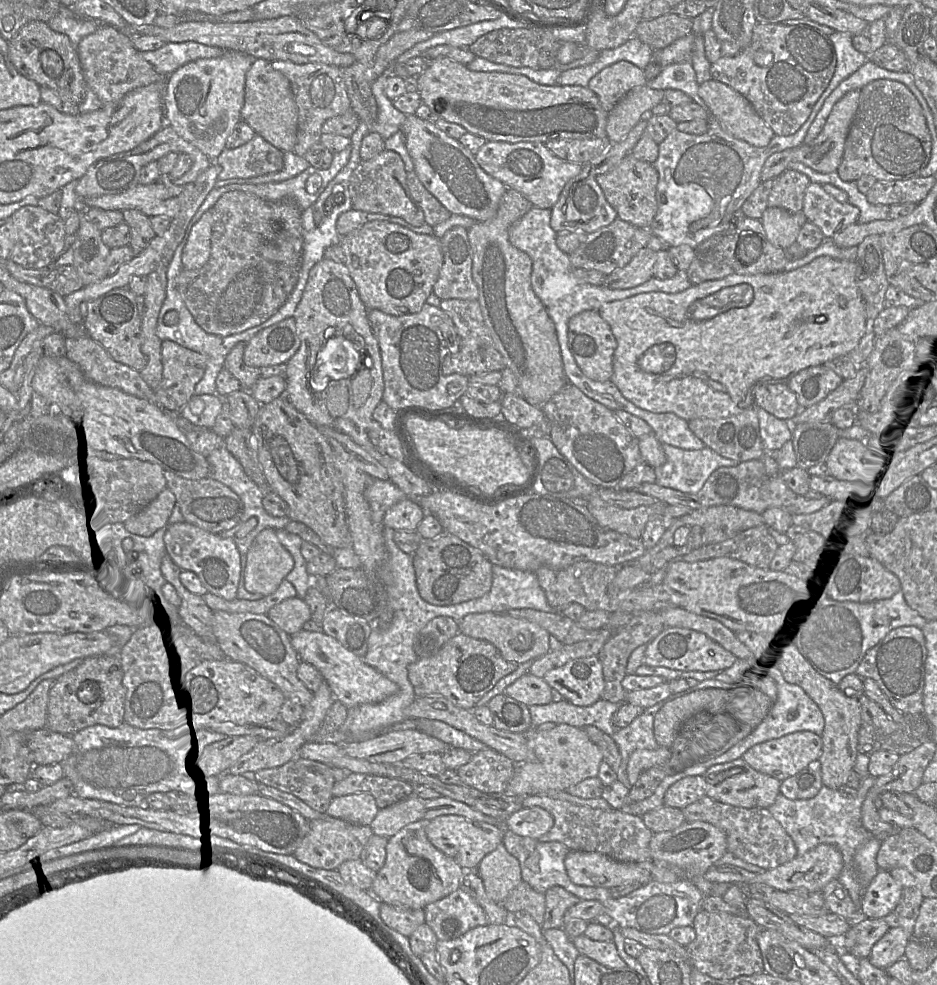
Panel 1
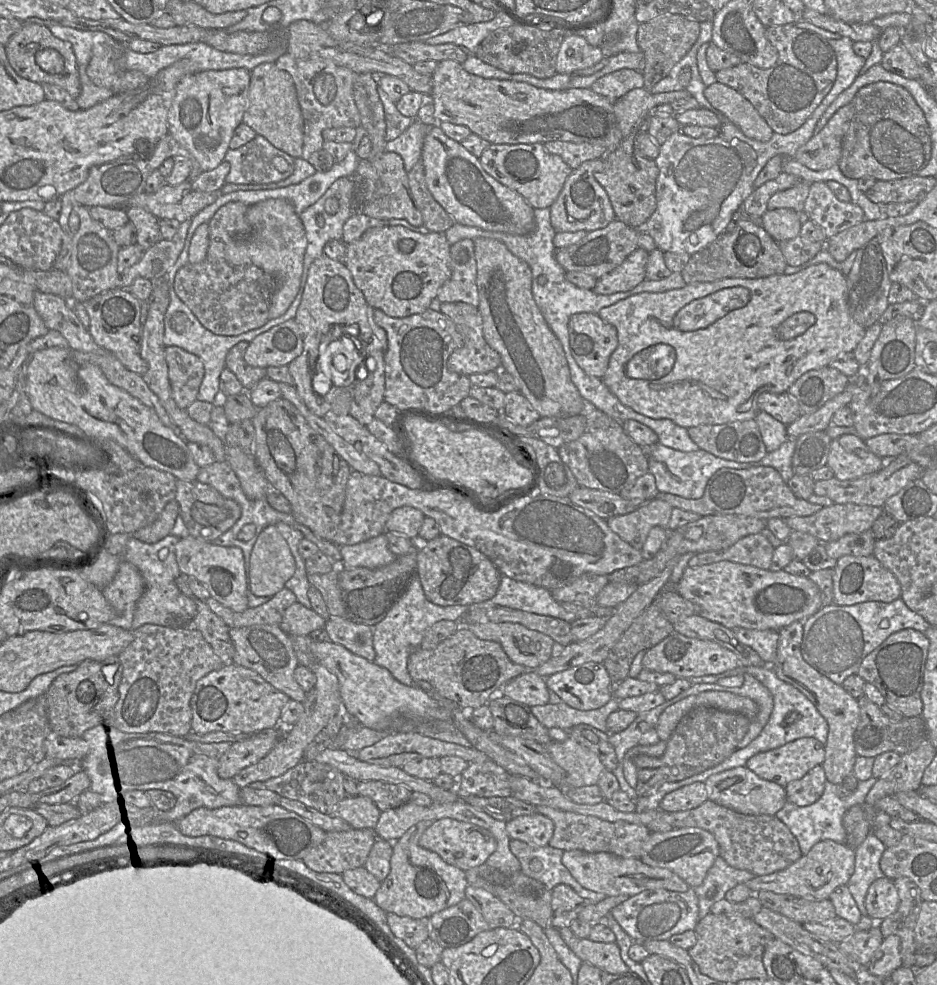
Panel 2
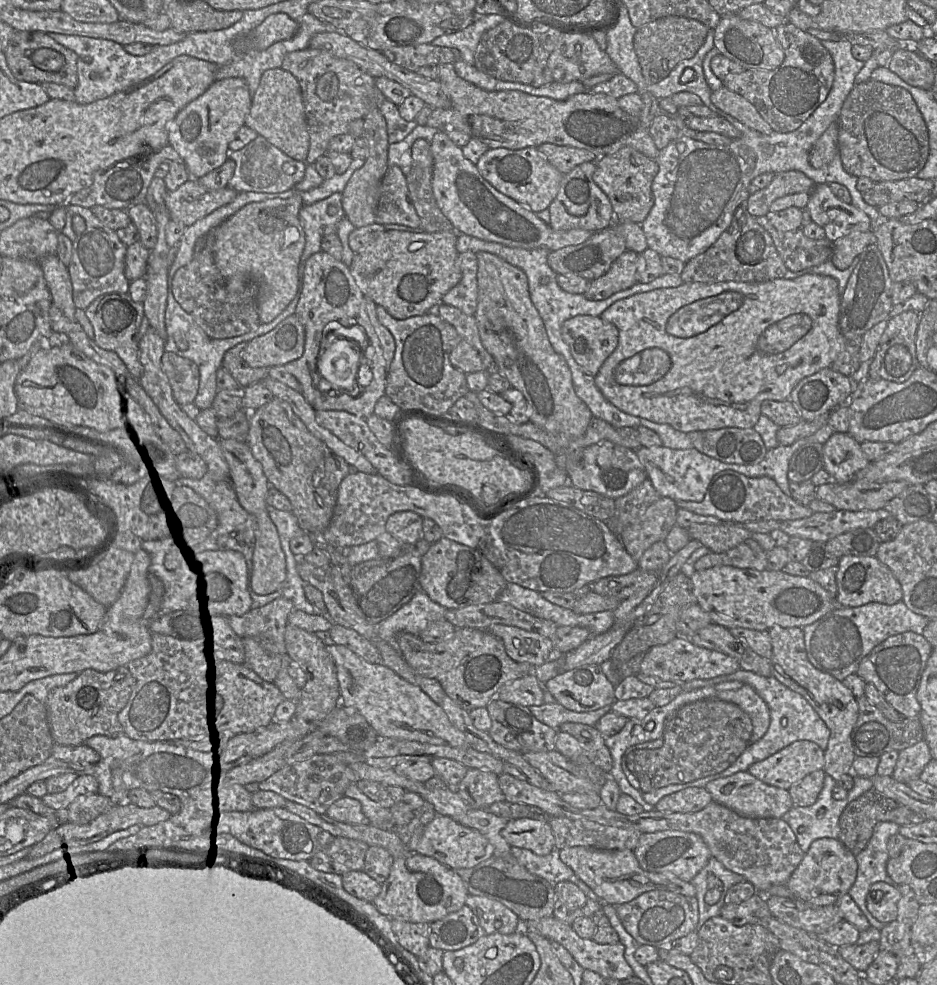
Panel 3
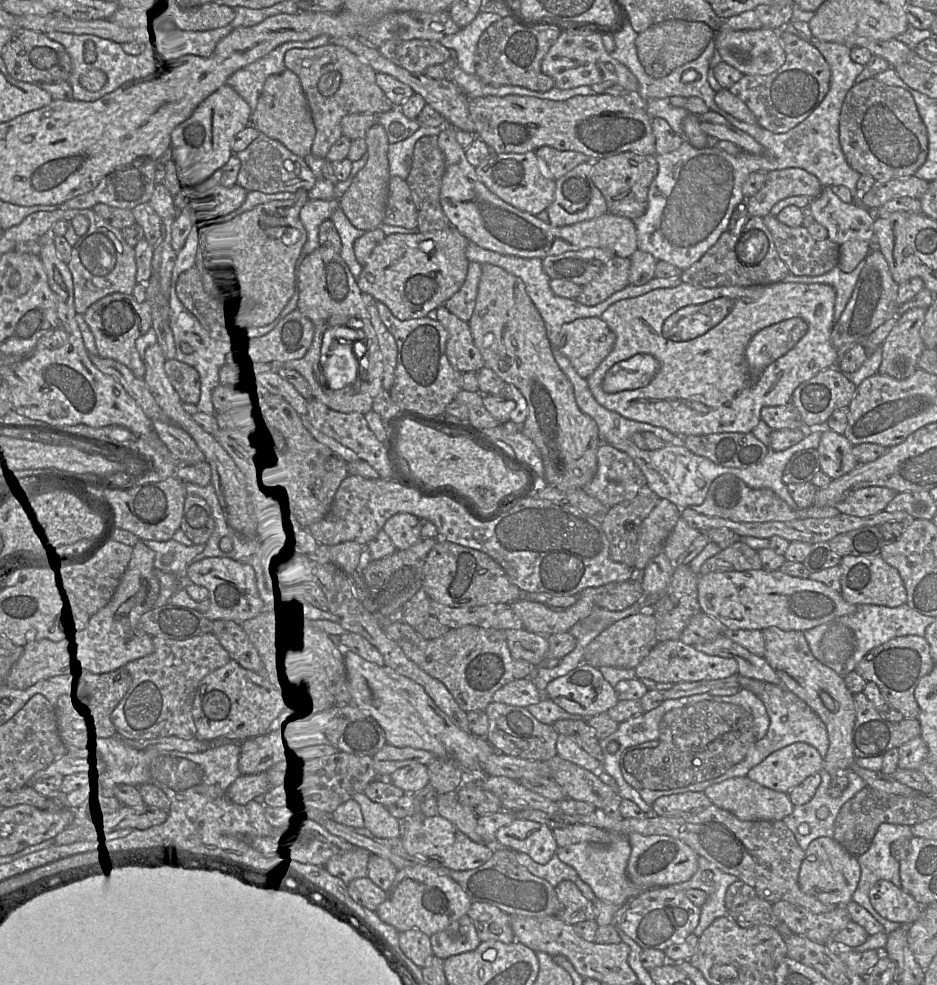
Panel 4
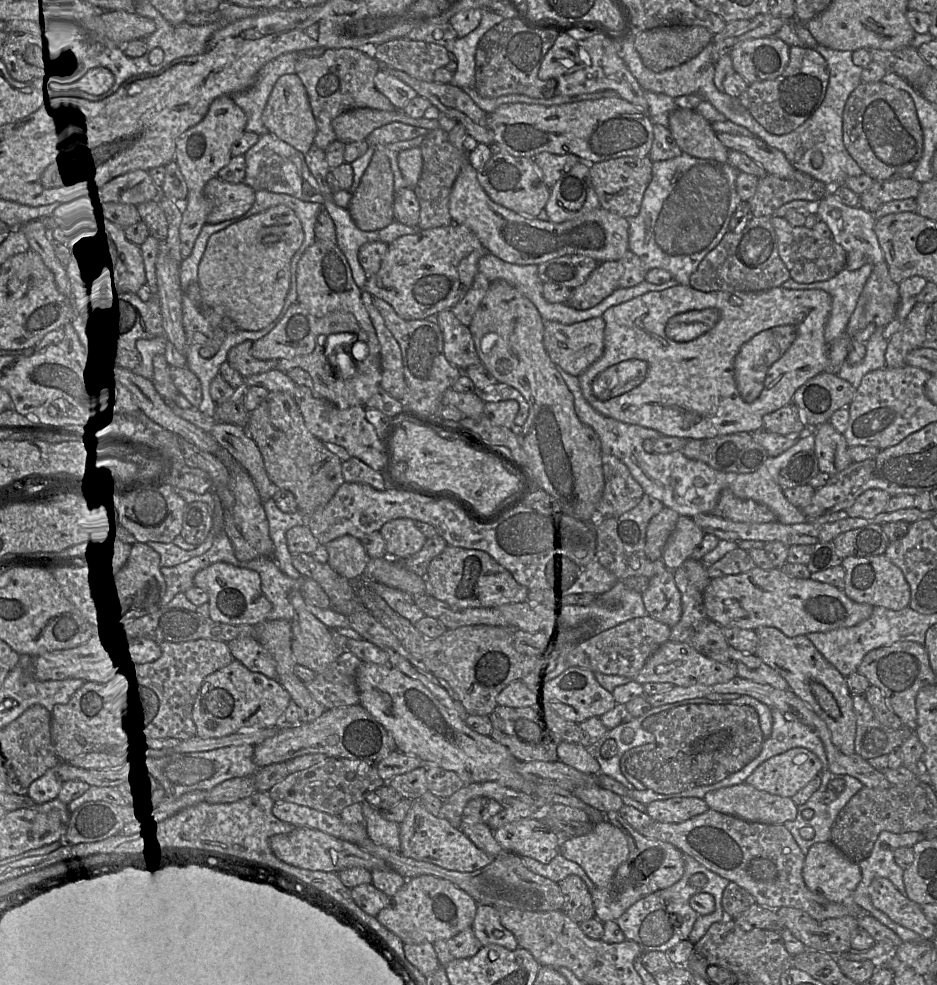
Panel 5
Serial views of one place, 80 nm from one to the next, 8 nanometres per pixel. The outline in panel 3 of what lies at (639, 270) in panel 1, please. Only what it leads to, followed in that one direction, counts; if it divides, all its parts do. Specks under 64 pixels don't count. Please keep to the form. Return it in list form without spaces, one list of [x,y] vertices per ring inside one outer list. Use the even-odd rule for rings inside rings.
[[[626,250],[601,277],[592,280],[585,292],[586,298],[593,301],[605,300],[613,294],[629,289],[637,280],[639,254]]]

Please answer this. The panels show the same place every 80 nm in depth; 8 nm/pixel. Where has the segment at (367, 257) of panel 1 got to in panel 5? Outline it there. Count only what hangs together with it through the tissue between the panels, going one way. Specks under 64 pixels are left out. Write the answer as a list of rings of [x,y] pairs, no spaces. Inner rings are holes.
[[[450,223],[446,226],[417,230],[388,244],[378,272],[368,277],[362,290],[390,304],[405,320],[425,319],[442,310],[451,310],[467,293],[478,274],[478,262],[488,251],[476,234],[465,226]]]

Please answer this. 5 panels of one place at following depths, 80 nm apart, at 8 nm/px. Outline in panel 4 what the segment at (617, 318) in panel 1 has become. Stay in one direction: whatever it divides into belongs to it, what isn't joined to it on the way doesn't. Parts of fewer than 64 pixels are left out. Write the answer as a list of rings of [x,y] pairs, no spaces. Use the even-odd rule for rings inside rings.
[[[783,281],[762,286],[729,286],[704,288],[681,283],[674,288],[659,288],[634,298],[615,302],[608,307],[601,319],[615,334],[616,340],[610,354],[587,378],[587,383],[596,401],[608,410],[621,416],[662,427],[675,435],[707,435],[722,432],[751,432],[761,420],[761,409],[766,406],[781,406],[792,400],[794,390],[820,371],[837,365],[838,353],[831,342],[834,326],[835,289],[827,284],[786,283]]]

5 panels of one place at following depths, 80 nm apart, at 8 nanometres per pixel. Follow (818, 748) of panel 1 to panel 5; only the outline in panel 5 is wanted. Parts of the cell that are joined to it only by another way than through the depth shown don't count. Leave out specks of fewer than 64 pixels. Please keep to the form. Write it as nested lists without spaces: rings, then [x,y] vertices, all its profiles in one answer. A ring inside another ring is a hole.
[[[795,747],[760,764],[745,782],[759,790],[792,798],[821,770],[822,763],[813,752]]]

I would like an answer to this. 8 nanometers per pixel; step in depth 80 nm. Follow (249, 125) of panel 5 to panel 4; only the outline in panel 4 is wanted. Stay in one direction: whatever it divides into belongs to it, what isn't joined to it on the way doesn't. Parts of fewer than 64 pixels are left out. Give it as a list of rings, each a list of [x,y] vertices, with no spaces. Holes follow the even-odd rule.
[[[320,35],[309,41],[286,42],[264,57],[237,70],[227,80],[231,86],[250,106],[253,112],[258,103],[265,80],[273,74],[279,74],[286,70],[284,56],[287,51],[295,48],[312,49],[325,46],[330,43],[330,37]]]

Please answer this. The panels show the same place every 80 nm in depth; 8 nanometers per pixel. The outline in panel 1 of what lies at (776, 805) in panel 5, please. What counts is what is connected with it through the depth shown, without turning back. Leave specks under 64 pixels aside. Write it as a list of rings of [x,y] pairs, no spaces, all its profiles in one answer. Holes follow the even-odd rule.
[[[743,759],[717,765],[705,774],[706,796],[736,807],[768,809],[780,794],[781,781],[756,771]]]

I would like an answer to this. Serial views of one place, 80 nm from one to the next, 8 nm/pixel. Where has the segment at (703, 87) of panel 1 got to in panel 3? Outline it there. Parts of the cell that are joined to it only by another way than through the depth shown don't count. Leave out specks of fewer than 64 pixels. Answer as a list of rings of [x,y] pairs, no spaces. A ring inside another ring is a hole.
[[[725,86],[712,91],[711,101],[718,108],[762,134],[771,134],[771,126],[761,117],[755,106]]]

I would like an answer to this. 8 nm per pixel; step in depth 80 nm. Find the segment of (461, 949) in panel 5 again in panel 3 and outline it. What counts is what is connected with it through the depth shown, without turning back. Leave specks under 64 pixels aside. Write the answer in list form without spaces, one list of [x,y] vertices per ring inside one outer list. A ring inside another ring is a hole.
[[[465,904],[455,912],[430,923],[430,946],[455,951],[475,943],[486,935],[472,909]]]

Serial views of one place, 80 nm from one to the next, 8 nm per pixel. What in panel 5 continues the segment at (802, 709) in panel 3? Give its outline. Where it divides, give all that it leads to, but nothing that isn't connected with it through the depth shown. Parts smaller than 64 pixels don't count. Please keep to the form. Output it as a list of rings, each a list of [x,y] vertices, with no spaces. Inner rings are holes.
[[[771,709],[771,710],[772,710],[772,718],[773,718],[772,732],[770,736],[764,740],[762,750],[760,754],[754,760],[752,760],[750,763],[744,766],[741,770],[728,776],[727,778],[721,780],[720,782],[707,785],[707,786],[695,787],[695,788],[684,790],[678,793],[666,794],[665,800],[671,799],[671,798],[681,798],[681,797],[694,797],[694,798],[704,799],[705,795],[708,792],[715,791],[724,787],[729,787],[729,786],[745,783],[746,779],[760,764],[762,764],[763,762],[765,762],[766,760],[768,760],[769,758],[775,755],[784,753],[787,750],[790,750],[795,747],[803,747],[803,748],[810,750],[821,761],[822,769],[828,769],[828,760],[826,756],[826,751],[825,751],[823,742],[820,739],[820,737],[817,735],[817,733],[812,728],[800,722],[799,720],[787,719],[785,715],[779,710],[777,709]]]

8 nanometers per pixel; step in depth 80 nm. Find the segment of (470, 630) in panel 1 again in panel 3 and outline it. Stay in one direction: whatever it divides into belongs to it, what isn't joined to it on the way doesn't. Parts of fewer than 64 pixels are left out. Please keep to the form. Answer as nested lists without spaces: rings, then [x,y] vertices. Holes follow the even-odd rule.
[[[501,624],[493,625],[487,631],[503,641],[511,659],[529,663],[533,668],[544,664],[553,650],[552,640],[536,632]]]

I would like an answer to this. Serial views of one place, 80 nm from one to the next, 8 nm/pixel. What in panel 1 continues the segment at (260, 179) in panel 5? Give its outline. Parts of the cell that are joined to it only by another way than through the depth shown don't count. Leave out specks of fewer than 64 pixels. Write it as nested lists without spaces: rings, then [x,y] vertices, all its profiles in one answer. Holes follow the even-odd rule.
[[[258,134],[235,149],[225,148],[212,163],[222,168],[219,180],[250,179],[278,172],[284,166],[283,151]]]

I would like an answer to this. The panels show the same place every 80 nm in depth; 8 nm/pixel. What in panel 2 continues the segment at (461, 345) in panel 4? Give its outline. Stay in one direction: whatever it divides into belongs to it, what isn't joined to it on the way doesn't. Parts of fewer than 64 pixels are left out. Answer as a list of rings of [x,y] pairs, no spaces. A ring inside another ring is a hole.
[[[448,302],[441,303],[440,312],[454,322],[463,338],[463,345],[448,358],[450,371],[470,376],[502,369],[500,355],[484,338],[483,320],[478,307],[463,302]]]

